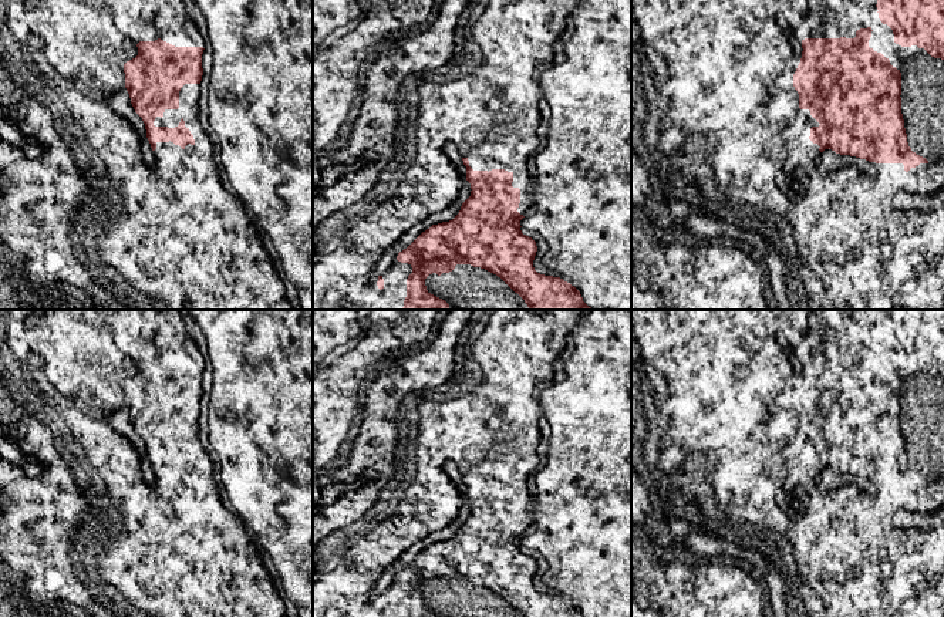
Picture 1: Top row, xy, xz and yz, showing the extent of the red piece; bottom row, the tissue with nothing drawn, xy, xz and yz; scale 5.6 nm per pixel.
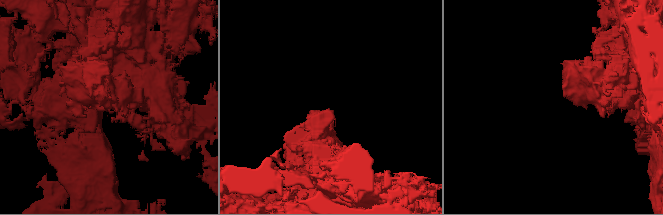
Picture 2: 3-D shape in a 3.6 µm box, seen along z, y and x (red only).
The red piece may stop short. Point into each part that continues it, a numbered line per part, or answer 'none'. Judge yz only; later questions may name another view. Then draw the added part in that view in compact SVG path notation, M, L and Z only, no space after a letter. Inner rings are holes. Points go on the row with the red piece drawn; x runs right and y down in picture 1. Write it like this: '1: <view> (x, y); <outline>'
none

